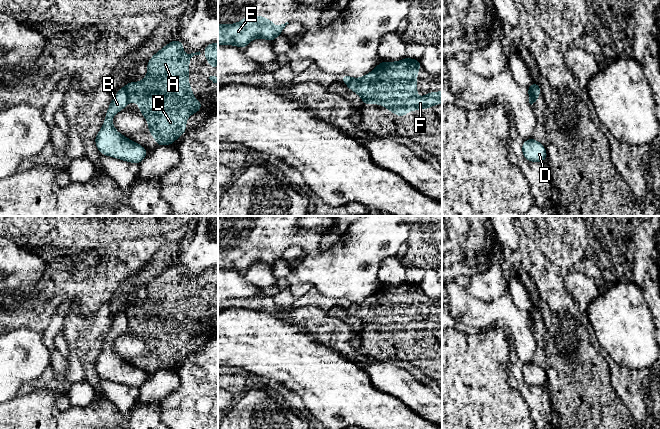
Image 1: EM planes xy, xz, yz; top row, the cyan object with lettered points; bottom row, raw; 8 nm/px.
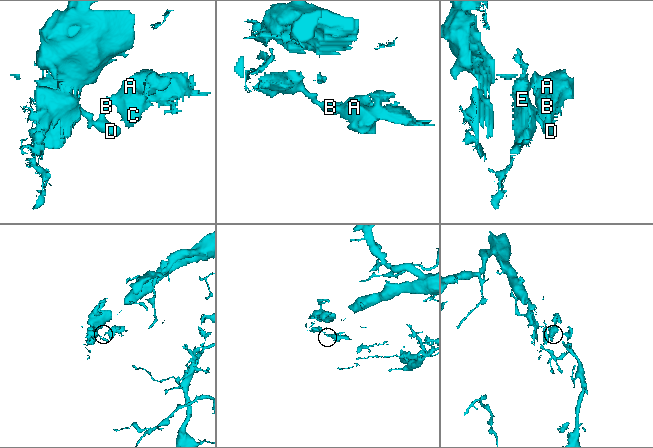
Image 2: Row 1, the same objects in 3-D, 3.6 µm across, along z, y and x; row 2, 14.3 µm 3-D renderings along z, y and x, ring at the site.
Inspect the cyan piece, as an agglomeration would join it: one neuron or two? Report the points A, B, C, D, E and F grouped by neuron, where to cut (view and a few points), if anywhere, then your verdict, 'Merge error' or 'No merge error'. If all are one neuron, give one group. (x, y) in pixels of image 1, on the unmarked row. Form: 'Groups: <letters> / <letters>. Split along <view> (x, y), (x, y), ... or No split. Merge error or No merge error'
Groups: A C F / B D E. Split along xy (124, 311), (128, 325). Merge error

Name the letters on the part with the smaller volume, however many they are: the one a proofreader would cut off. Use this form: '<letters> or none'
A, C, F

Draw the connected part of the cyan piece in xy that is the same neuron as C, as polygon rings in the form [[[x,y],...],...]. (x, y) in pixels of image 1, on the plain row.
[[[174,264],[164,270],[147,286],[148,296],[140,306],[129,306],[125,313],[128,326],[138,326],[139,335],[146,342],[149,353],[156,369],[173,369],[180,359],[186,357],[187,341],[200,335],[203,326],[198,326],[193,320],[193,313],[189,311],[189,284],[200,275],[188,279],[183,278],[184,269]]]

